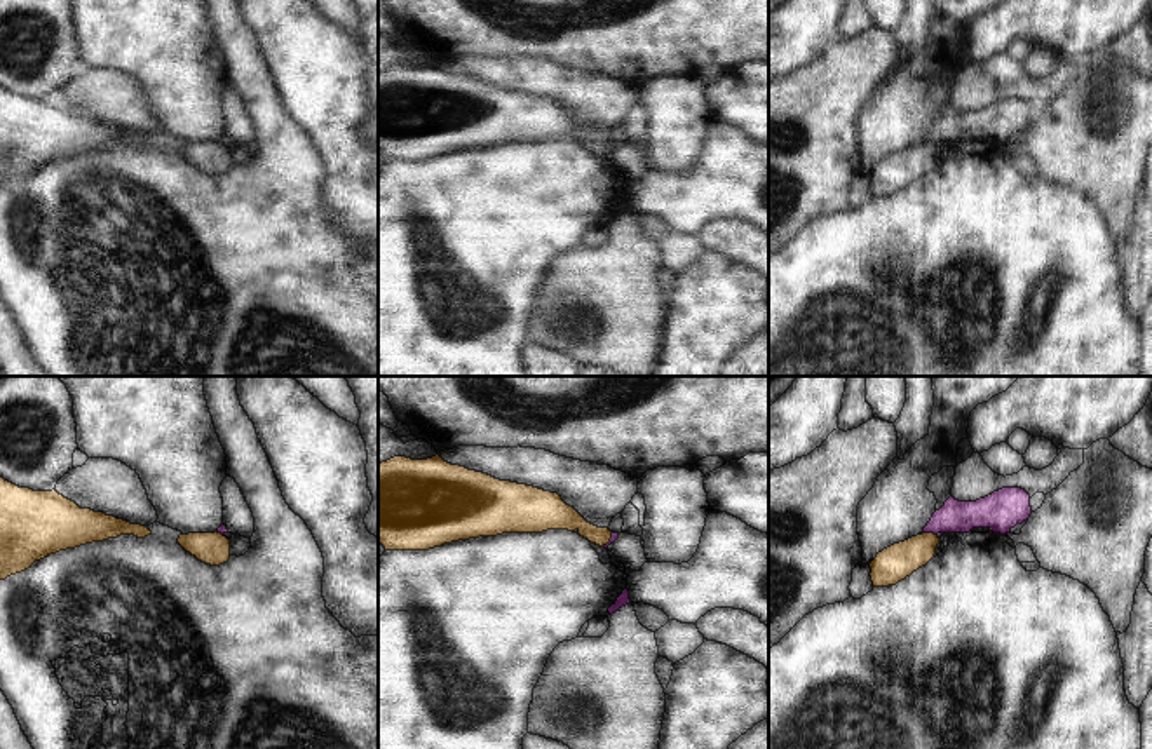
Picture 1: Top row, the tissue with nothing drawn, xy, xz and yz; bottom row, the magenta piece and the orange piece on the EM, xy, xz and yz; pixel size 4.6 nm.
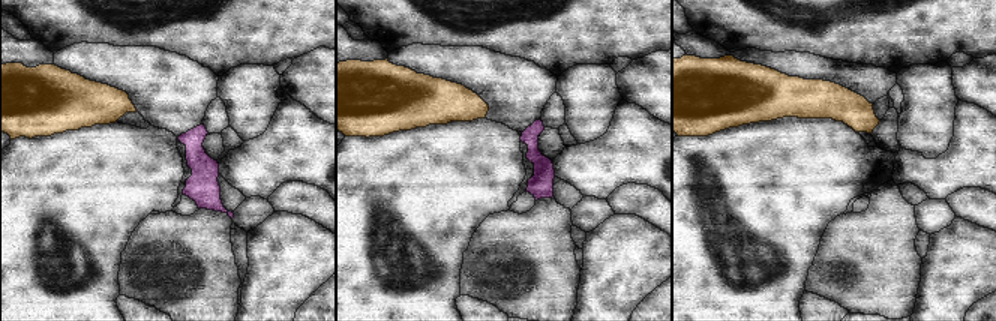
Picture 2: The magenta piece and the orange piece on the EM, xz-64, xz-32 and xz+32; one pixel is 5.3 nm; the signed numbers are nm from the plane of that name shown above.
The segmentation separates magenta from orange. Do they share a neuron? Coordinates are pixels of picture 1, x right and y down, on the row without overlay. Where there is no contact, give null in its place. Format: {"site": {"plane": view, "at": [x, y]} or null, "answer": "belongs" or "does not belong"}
{"site": {"plane": "yz", "at": [929, 141]}, "answer": "does not belong"}

